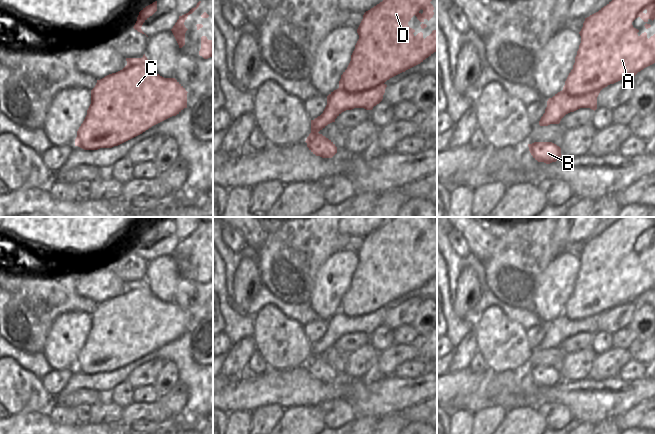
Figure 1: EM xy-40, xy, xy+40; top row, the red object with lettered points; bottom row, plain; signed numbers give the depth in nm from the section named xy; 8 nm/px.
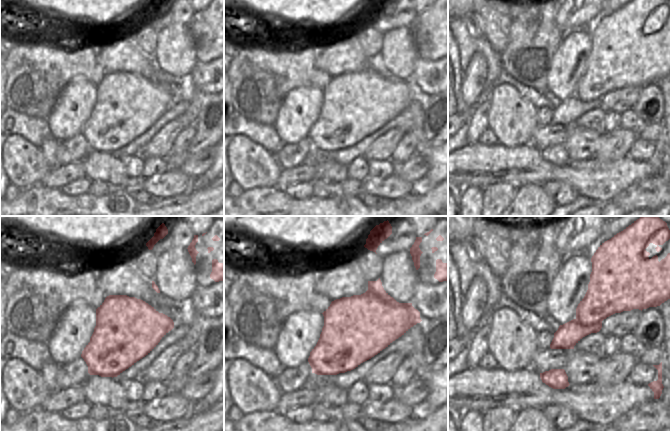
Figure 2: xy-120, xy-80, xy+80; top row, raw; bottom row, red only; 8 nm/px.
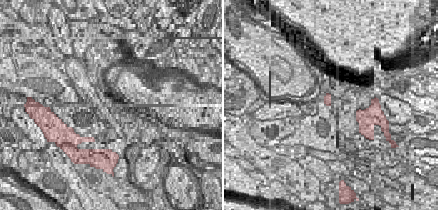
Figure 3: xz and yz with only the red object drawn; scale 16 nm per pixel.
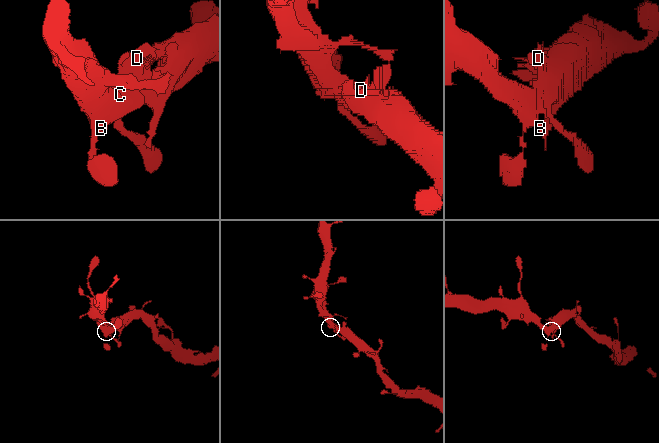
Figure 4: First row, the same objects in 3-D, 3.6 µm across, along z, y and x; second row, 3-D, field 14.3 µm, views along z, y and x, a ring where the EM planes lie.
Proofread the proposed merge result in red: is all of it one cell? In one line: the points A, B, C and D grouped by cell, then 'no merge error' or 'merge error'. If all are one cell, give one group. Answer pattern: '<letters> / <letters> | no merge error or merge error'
A B C D | no merge error

